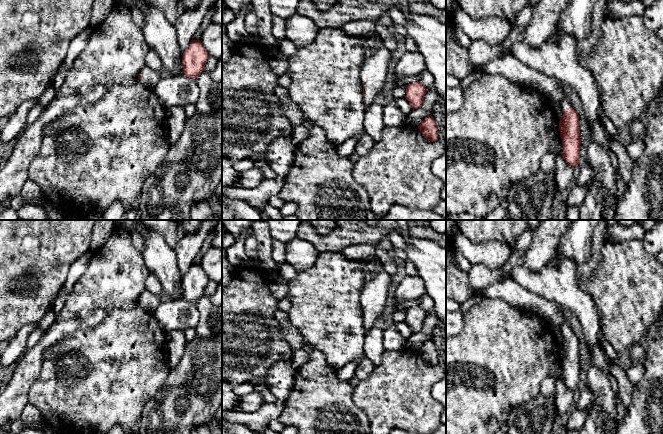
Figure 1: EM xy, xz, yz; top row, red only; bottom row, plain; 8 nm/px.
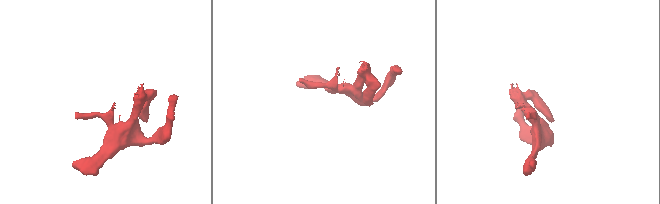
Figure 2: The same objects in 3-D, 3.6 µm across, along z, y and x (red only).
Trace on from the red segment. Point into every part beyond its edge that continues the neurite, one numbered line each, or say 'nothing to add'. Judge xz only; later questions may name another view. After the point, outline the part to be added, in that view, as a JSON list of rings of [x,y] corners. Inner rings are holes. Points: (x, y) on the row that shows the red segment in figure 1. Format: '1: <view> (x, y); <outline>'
1: xz (375, 68); [[[378,36],[375,52],[365,59],[360,71],[360,79],[365,86],[364,101],[366,107],[373,103],[375,97],[388,81],[390,59],[389,50],[385,47],[382,38]]]

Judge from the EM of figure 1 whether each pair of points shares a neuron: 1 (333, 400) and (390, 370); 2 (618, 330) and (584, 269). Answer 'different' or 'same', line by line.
1: different
2: different

